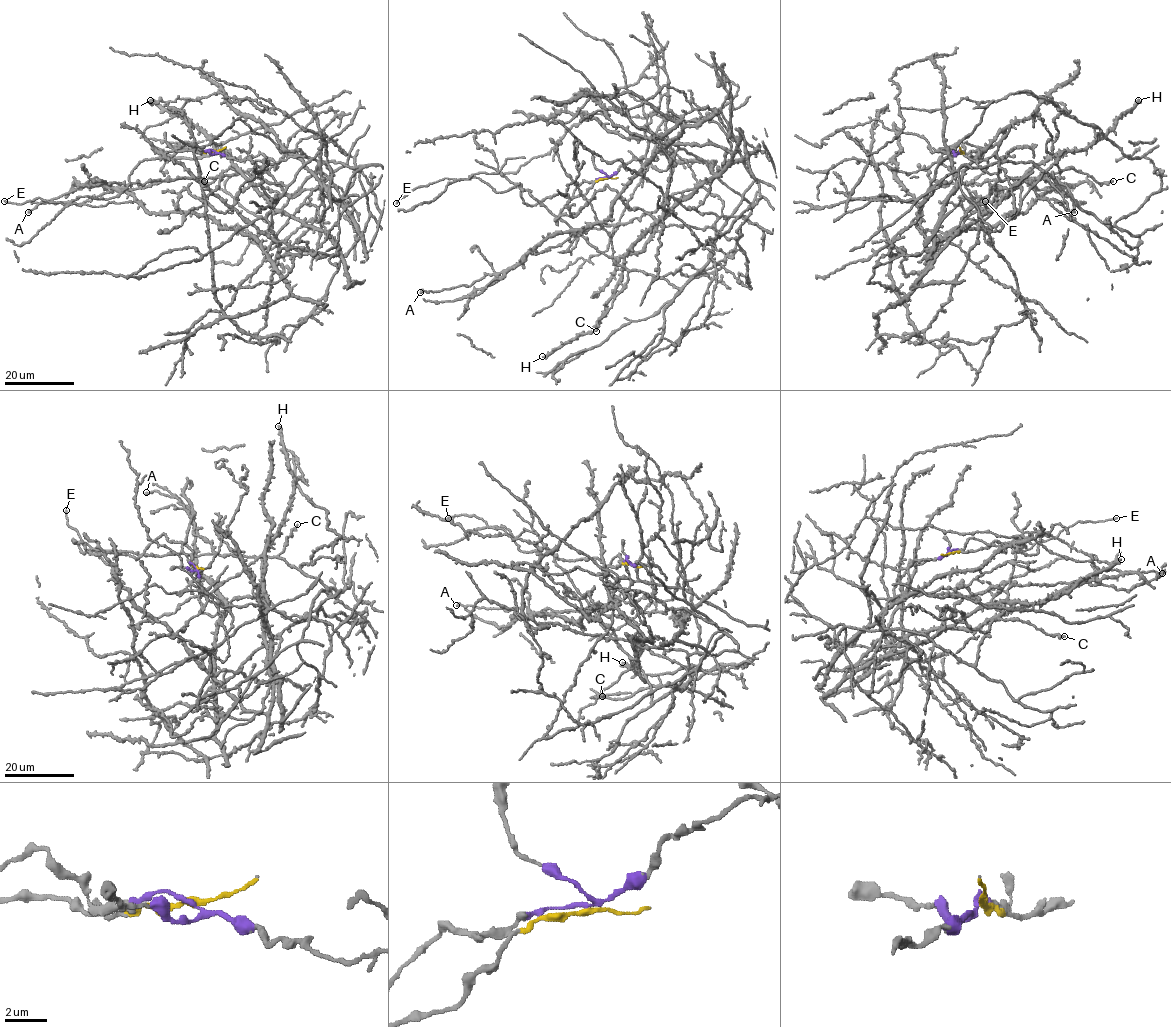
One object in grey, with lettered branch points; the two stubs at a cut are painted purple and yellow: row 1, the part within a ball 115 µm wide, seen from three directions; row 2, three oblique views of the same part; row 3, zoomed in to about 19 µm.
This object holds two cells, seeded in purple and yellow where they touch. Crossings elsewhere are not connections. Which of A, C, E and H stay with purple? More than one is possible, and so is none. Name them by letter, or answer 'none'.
A, C, H

